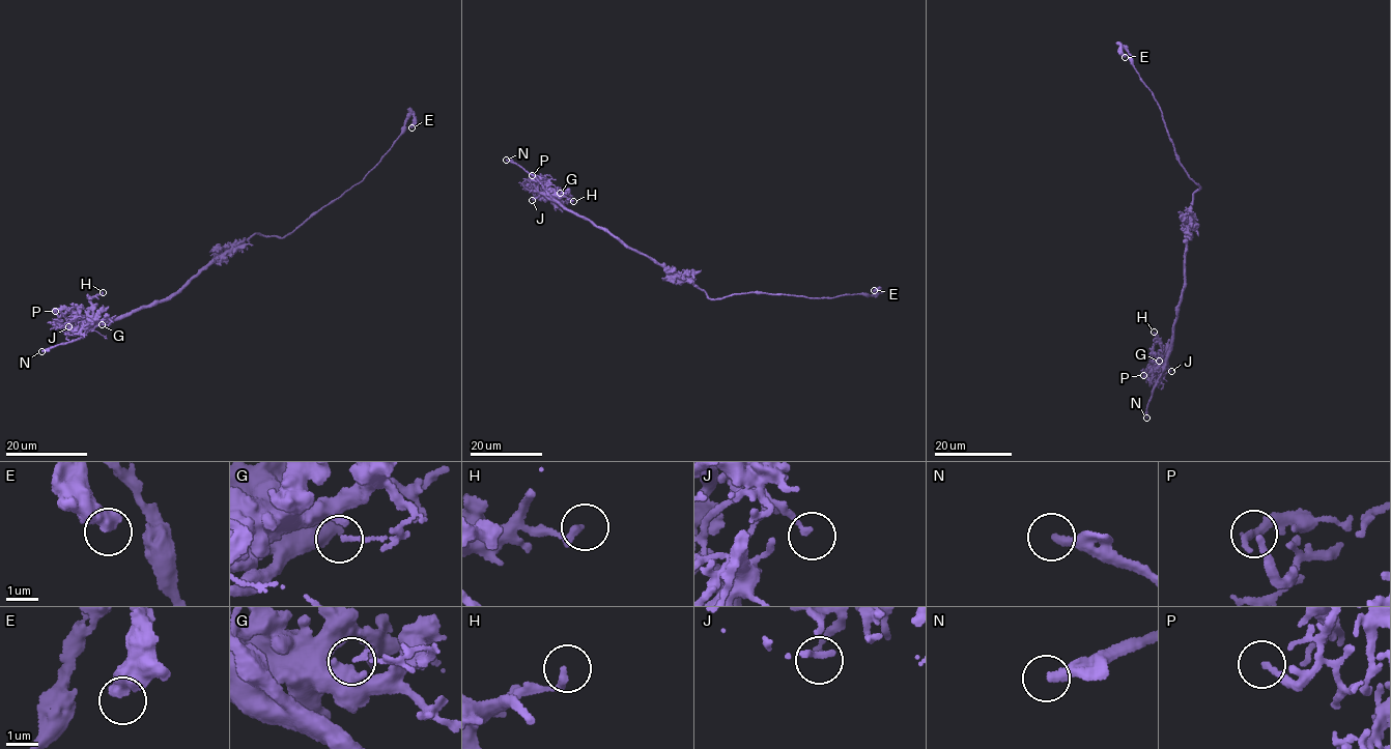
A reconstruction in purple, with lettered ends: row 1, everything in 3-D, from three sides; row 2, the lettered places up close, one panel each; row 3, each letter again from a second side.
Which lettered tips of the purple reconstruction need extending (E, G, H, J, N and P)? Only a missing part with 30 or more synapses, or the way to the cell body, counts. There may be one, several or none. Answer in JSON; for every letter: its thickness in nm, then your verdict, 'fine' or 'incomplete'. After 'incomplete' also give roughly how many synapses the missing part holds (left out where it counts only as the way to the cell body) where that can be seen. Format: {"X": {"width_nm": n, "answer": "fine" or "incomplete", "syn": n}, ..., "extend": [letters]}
{"E": {"width_nm": 550, "answer": "fine"}, "G": {"width_nm": 120, "answer": "fine"}, "H": {"width_nm": 220, "answer": "fine"}, "J": {"width_nm": 180, "answer": "fine"}, "N": {"width_nm": 320, "answer": "incomplete"}, "P": {"width_nm": 180, "answer": "fine"}, "extend": ["N"]}

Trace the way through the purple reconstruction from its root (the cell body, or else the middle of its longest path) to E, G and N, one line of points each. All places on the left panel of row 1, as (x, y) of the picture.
E: (240, 242), (256, 233), (282, 237), (290, 234), (328, 203), (360, 182), (392, 147), (412, 115), (412, 127)
G: (240, 242), (180, 290), (116, 318), (93, 322), (108, 318), (111, 321), (102, 324)
N: (240, 242), (180, 290), (72, 341), (41, 351)

